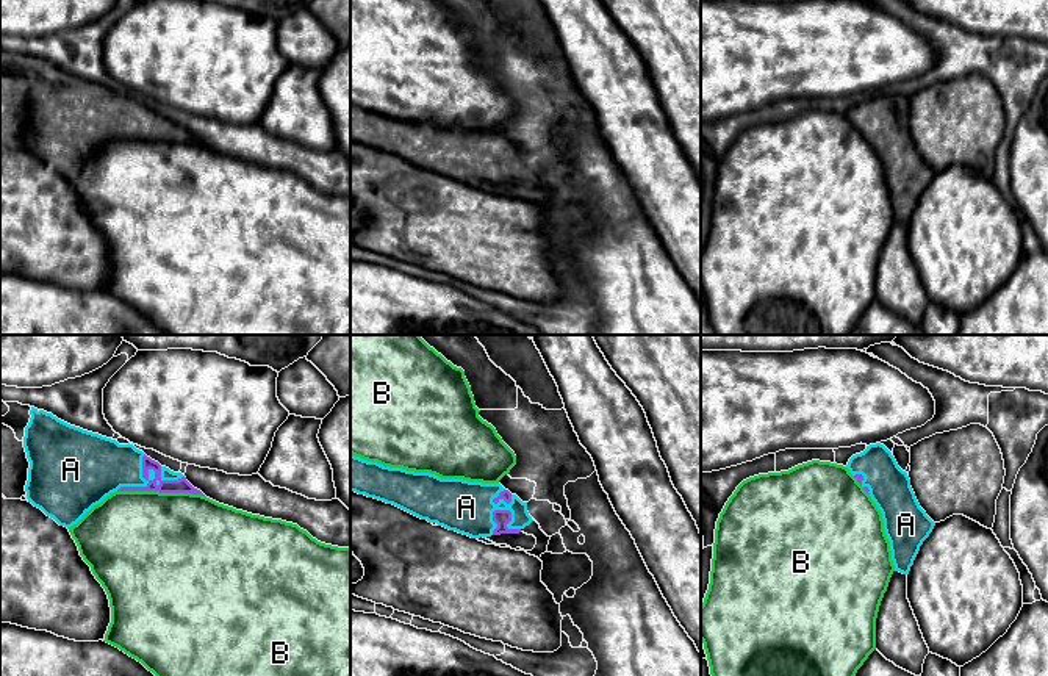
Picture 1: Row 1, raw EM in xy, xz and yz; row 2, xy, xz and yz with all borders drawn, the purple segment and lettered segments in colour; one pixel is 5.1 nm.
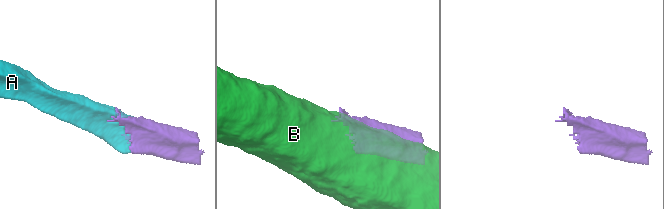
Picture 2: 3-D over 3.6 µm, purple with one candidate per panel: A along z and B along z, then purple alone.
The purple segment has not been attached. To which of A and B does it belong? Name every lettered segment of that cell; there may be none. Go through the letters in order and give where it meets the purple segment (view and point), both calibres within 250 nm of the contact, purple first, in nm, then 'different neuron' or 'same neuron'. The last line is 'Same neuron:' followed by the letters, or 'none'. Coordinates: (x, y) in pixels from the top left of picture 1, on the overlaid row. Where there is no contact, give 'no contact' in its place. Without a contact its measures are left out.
A: xy (149, 481) | 80/280 nm | same neuron
B: xy (161, 492) | 80/500 nm | different neuron
Same neuron: A

